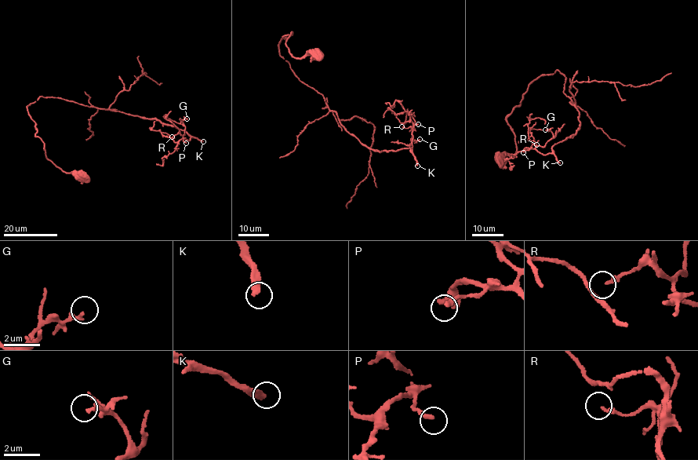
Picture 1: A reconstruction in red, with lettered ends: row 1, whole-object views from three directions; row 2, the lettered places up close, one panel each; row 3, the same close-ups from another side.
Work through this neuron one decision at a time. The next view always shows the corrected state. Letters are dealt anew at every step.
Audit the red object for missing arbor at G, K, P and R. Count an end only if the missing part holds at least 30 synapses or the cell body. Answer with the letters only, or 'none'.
K

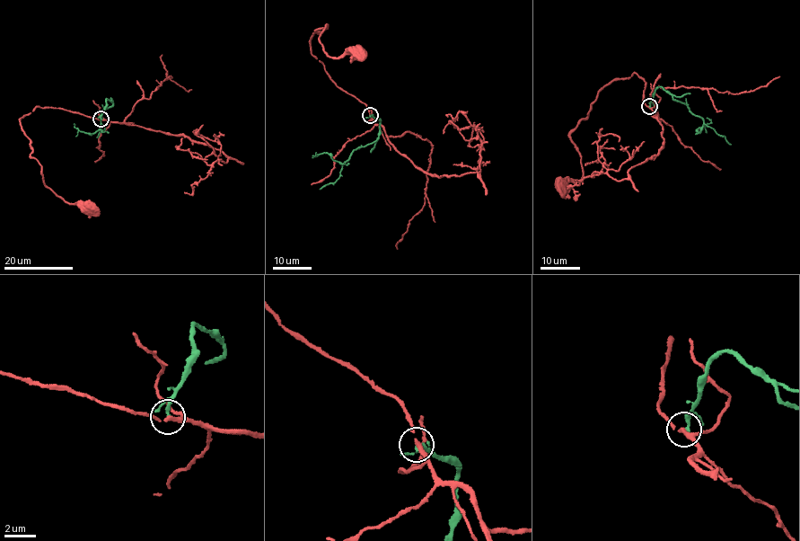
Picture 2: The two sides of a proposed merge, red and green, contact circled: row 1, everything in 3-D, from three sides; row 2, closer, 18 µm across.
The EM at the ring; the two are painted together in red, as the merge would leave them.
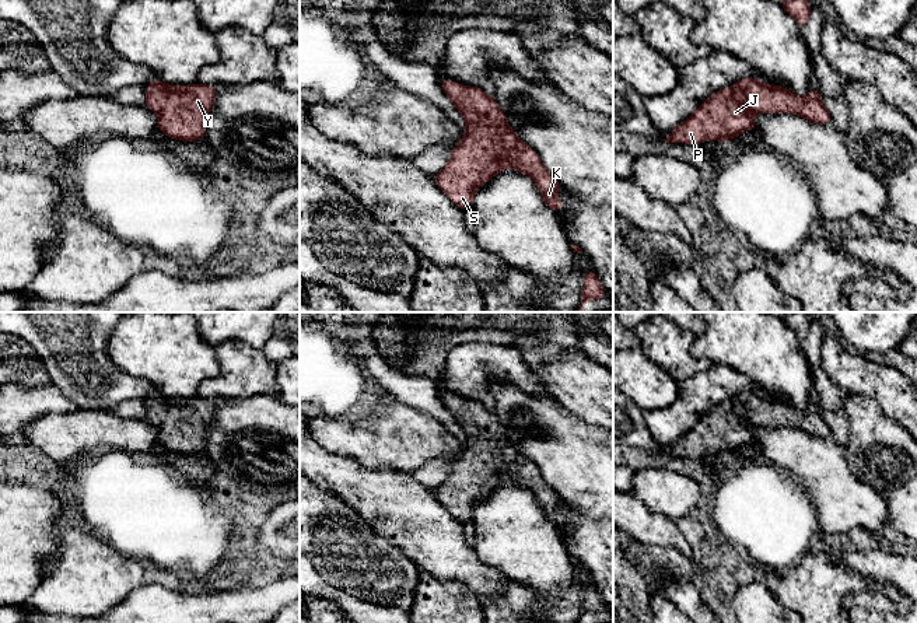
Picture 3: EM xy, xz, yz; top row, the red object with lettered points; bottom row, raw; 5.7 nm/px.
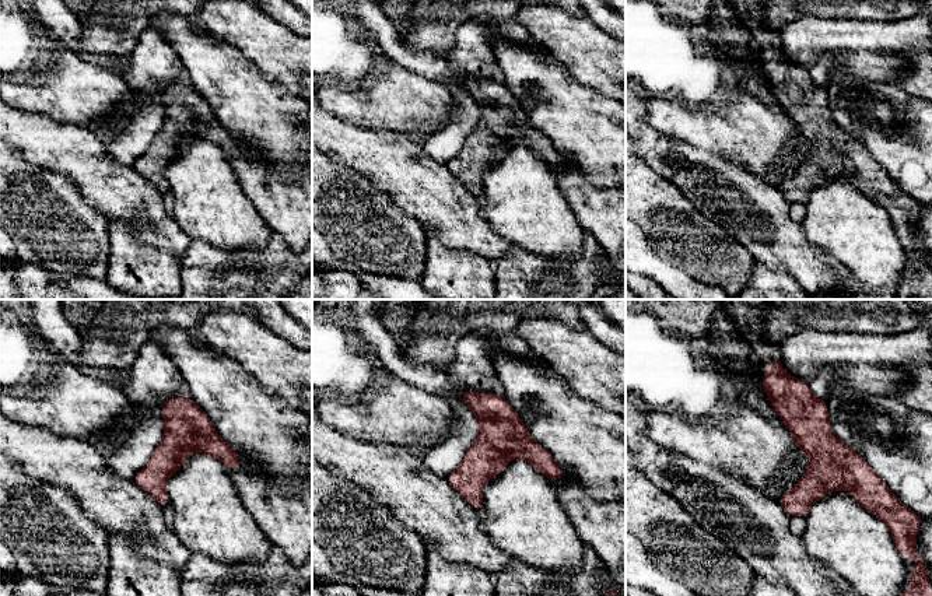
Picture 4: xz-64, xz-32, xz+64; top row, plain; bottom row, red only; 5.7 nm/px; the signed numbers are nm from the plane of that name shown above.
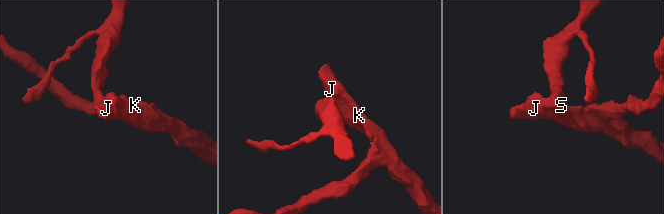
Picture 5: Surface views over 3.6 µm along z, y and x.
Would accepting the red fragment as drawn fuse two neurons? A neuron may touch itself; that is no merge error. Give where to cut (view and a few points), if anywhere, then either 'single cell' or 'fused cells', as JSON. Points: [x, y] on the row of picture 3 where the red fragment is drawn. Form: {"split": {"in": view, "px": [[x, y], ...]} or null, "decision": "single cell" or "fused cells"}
{"split": null, "decision": "single cell"}

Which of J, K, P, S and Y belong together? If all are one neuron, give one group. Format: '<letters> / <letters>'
J K P S Y

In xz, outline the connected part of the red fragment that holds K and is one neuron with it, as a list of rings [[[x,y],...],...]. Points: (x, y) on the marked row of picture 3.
[[[442,77],[441,87],[463,116],[466,132],[461,143],[452,150],[448,164],[434,176],[437,186],[465,211],[473,209],[473,193],[476,189],[489,182],[504,168],[514,168],[533,179],[546,206],[559,214],[564,207],[557,199],[557,192],[561,188],[560,182],[546,169],[539,154],[518,139],[515,132],[510,127],[505,113],[500,109],[493,97],[487,95],[479,87],[462,85]]]

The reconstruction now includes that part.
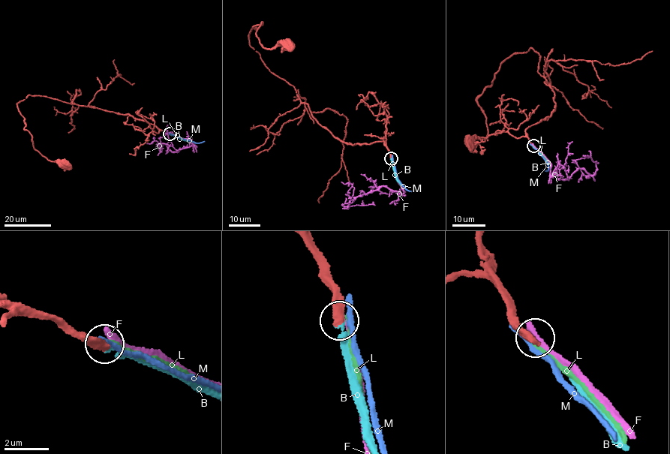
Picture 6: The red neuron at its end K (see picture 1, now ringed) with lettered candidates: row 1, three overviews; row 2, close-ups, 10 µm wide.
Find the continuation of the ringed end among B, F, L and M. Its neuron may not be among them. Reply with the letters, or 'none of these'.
B

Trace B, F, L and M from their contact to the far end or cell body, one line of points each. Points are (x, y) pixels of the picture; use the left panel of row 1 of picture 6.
B: (169, 133), (188, 140)
F: (169, 133), (187, 138), (195, 146), (175, 151), (170, 151), (163, 144), (160, 147), (160, 138), (175, 131)
L: (169, 133), (185, 139)
M: (169, 133), (196, 142), (205, 141)

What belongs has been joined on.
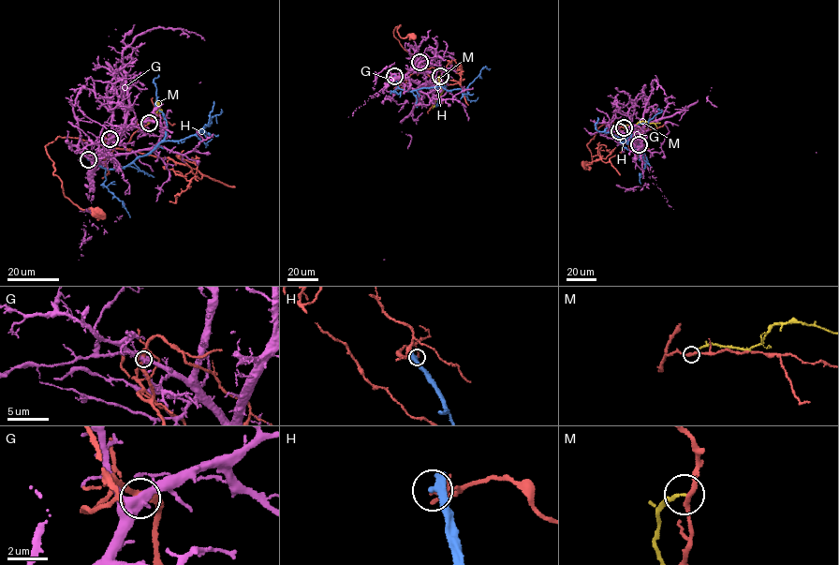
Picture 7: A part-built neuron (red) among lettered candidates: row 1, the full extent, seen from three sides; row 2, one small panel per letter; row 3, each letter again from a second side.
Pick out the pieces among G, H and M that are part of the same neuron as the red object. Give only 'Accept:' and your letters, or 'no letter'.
Accept: no letter

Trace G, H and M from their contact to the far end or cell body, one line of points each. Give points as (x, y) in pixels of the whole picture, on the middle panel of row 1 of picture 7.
G: (419, 63), (404, 76), (420, 88), (414, 108), (400, 122), (411, 139), (385, 260)
H: (394, 77), (398, 87), (410, 91), (440, 86), (448, 91), (463, 90), (483, 67), (490, 68)
M: (440, 76), (441, 94), (433, 108)

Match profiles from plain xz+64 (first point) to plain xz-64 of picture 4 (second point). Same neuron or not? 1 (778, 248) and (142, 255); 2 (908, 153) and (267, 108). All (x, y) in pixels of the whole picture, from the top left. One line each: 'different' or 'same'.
1: different
2: same

